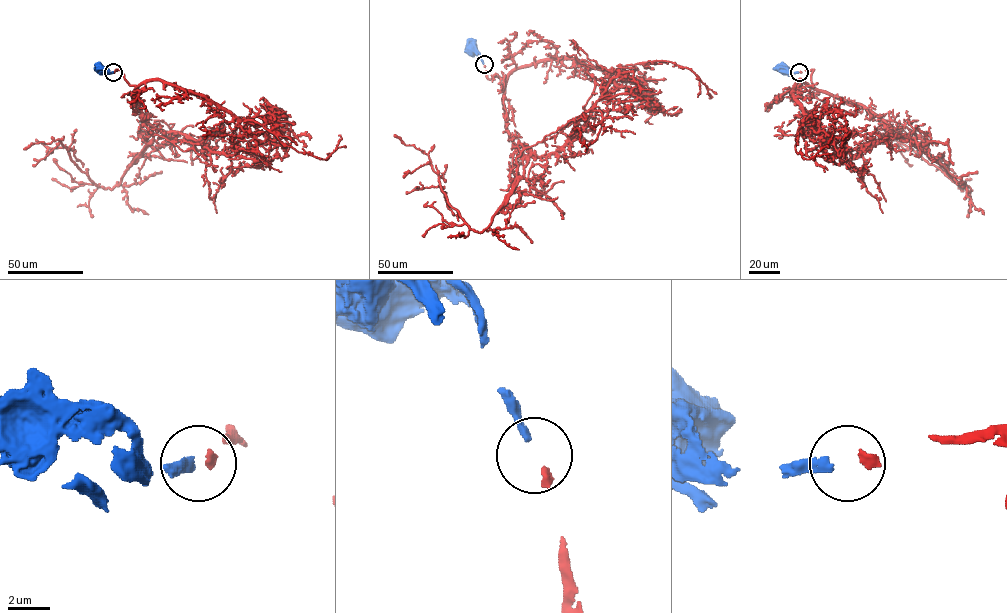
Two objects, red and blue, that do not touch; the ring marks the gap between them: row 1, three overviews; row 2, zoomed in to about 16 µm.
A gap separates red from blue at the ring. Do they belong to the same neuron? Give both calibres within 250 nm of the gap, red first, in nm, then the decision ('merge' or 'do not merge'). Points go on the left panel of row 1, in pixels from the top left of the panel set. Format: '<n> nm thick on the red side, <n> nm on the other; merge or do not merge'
440 nm thick on the red side, 400 nm on the other; merge

